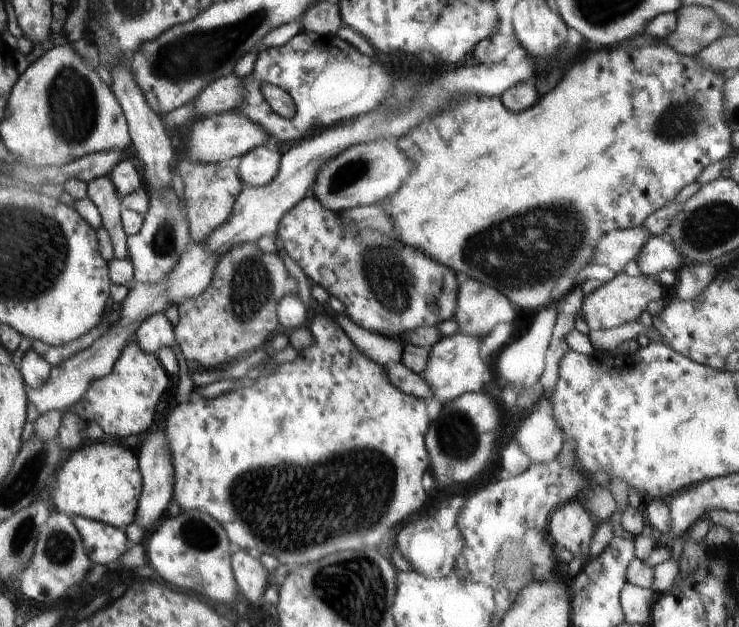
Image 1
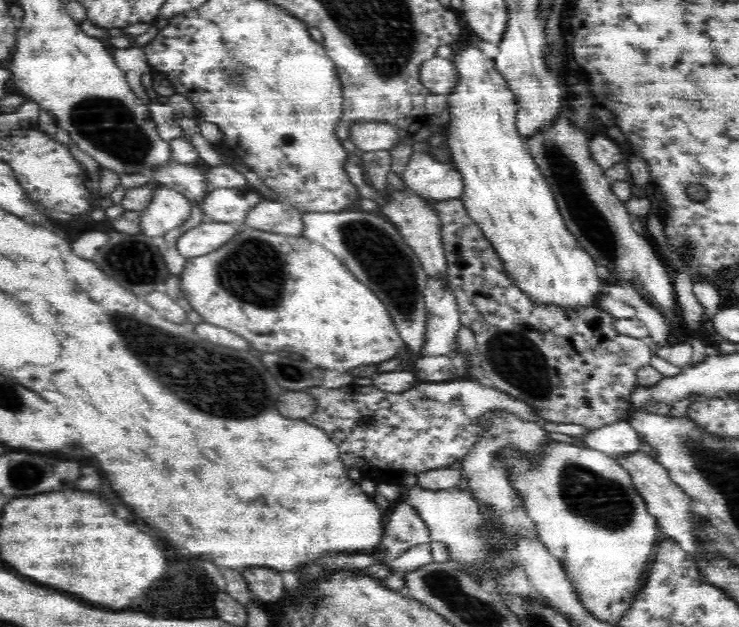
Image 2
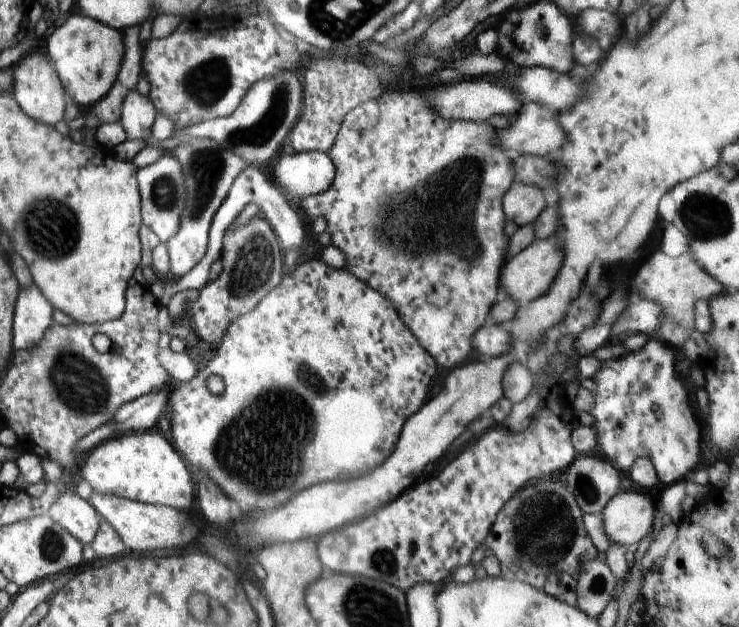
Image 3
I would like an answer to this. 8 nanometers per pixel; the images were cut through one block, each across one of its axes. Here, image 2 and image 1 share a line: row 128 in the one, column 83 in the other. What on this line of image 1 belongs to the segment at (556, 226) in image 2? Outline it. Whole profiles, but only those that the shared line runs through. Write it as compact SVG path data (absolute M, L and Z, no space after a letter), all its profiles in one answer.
M86 442L80 450L75 450L74 454L60 466L56 478L56 488L54 491L54 506L58 513L66 513L69 516L84 517L98 522L115 526L126 531L126 527L137 518L137 508L139 496L143 489L143 478L140 472L139 462L136 455L131 452L127 445L110 445L98 442L93 444Z

